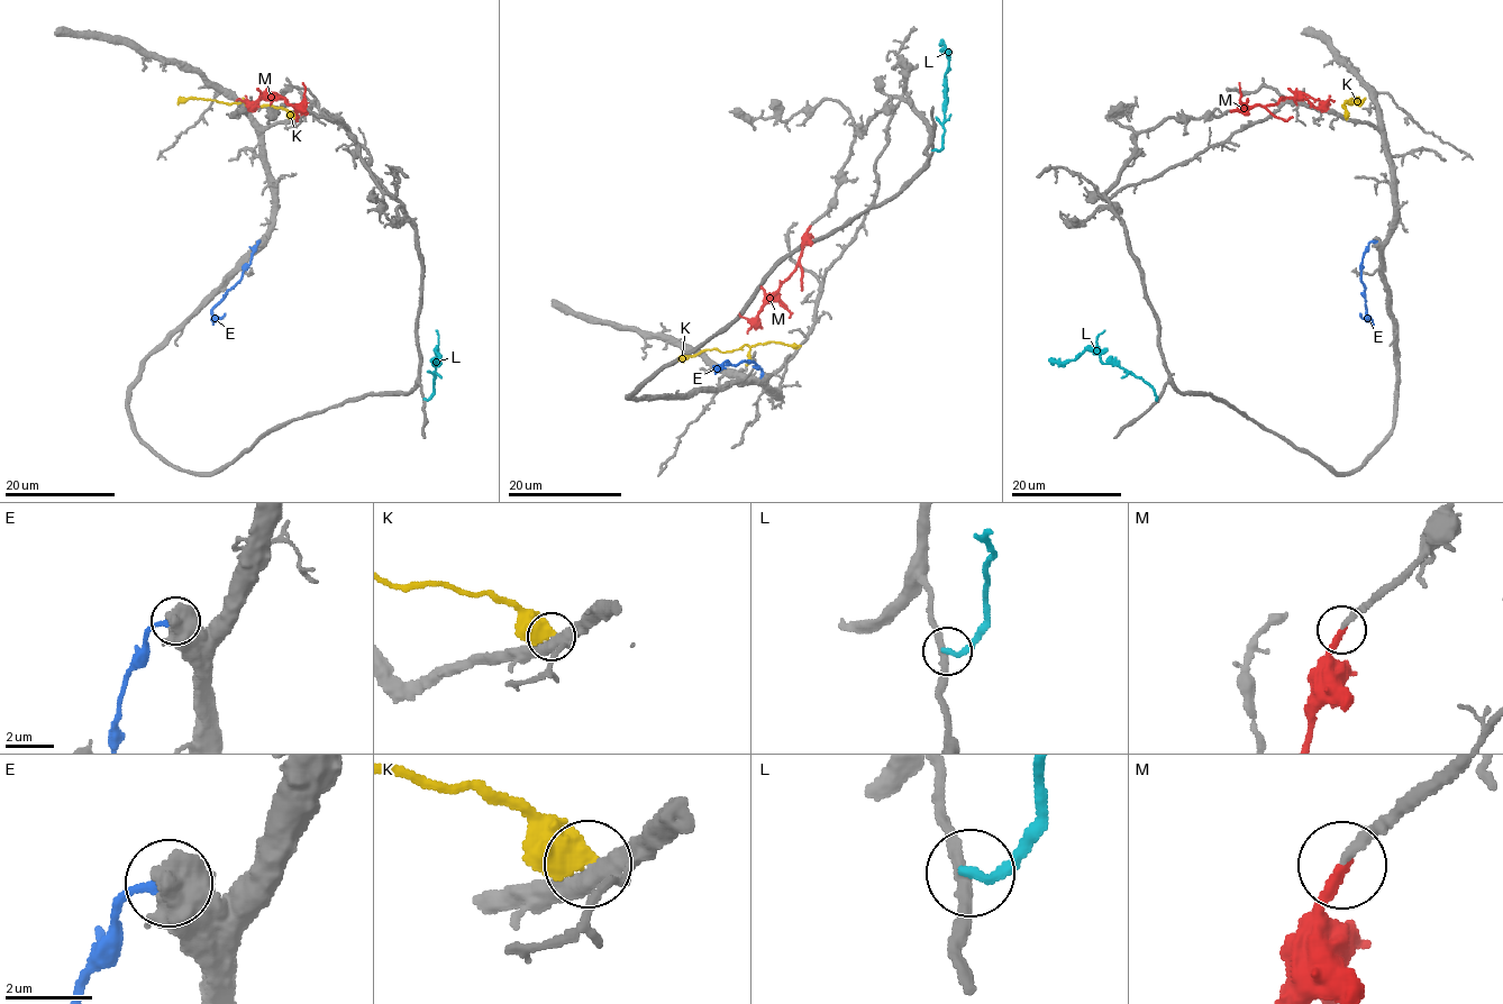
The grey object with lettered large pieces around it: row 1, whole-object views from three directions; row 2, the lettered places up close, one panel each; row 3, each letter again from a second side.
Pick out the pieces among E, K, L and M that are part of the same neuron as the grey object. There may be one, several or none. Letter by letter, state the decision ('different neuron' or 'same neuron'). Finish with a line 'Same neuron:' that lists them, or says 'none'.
E: different neuron
K: different neuron
L: different neuron
M: same neuron
Same neuron: M

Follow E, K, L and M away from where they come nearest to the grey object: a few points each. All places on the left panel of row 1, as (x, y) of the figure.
E: (258, 240), (244, 275), (211, 311), (220, 318), (226, 313)
K: (294, 117), (275, 107), (245, 101), (229, 103), (185, 98), (176, 103)
L: (425, 400), (433, 391), (436, 349), (439, 359), (433, 359)
M: (304, 110), (282, 98), (263, 98), (253, 108), (236, 101)

